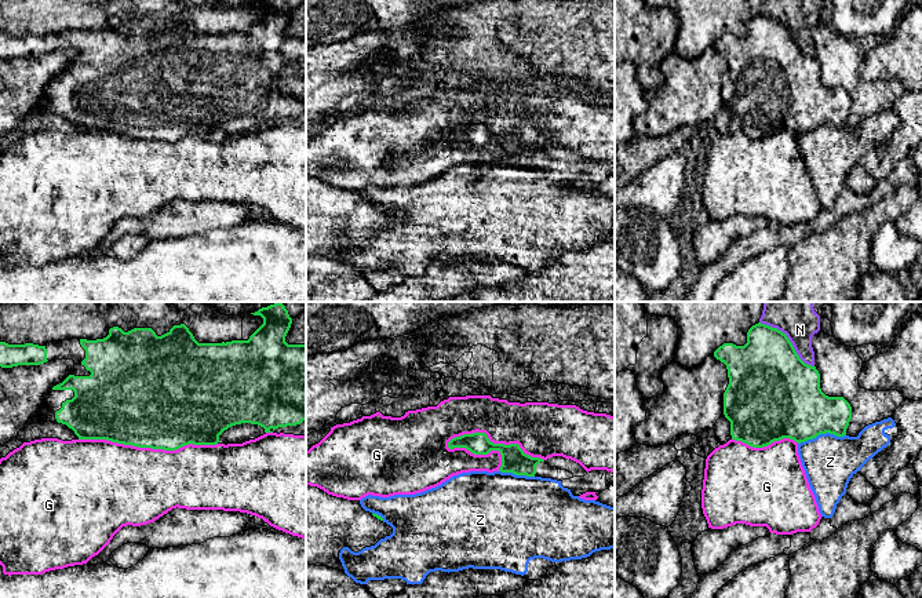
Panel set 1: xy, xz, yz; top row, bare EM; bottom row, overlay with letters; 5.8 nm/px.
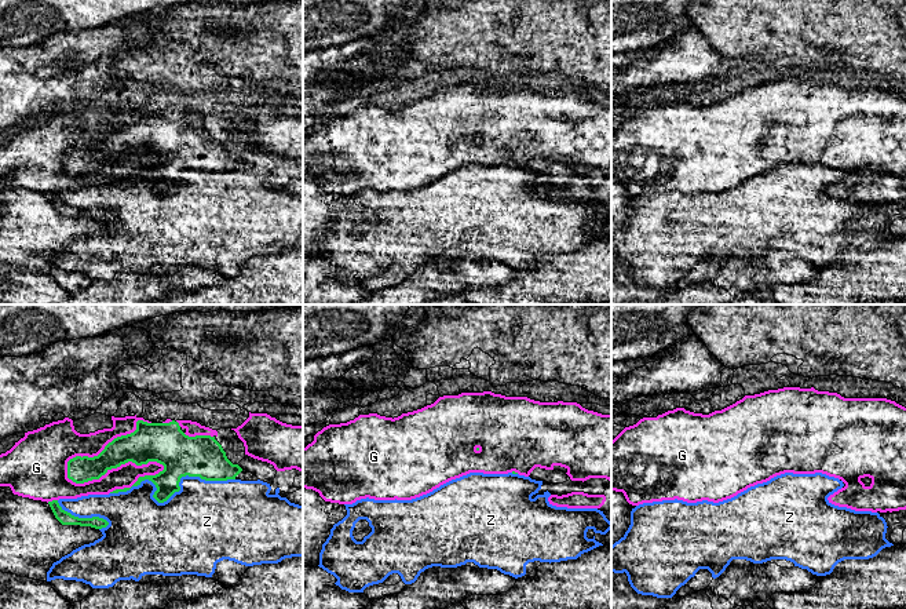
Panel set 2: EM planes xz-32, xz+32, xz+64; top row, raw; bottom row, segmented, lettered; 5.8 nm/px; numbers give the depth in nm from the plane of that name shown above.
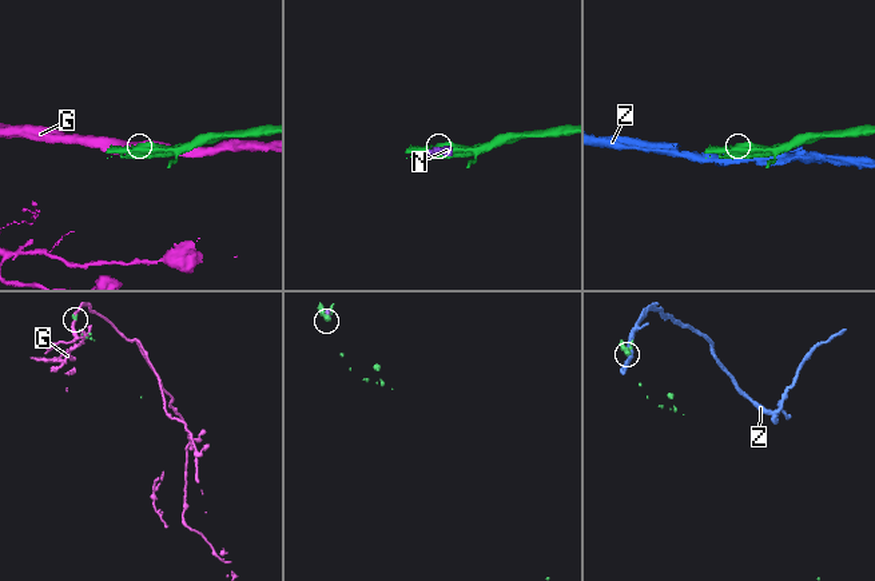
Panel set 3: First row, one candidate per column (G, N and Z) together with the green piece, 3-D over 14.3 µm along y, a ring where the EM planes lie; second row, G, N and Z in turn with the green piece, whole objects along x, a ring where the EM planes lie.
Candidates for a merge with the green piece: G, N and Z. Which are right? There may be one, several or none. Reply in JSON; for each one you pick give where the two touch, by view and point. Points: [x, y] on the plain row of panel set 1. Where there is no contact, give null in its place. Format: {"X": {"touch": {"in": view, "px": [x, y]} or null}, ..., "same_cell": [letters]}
{"same_cell": []}

